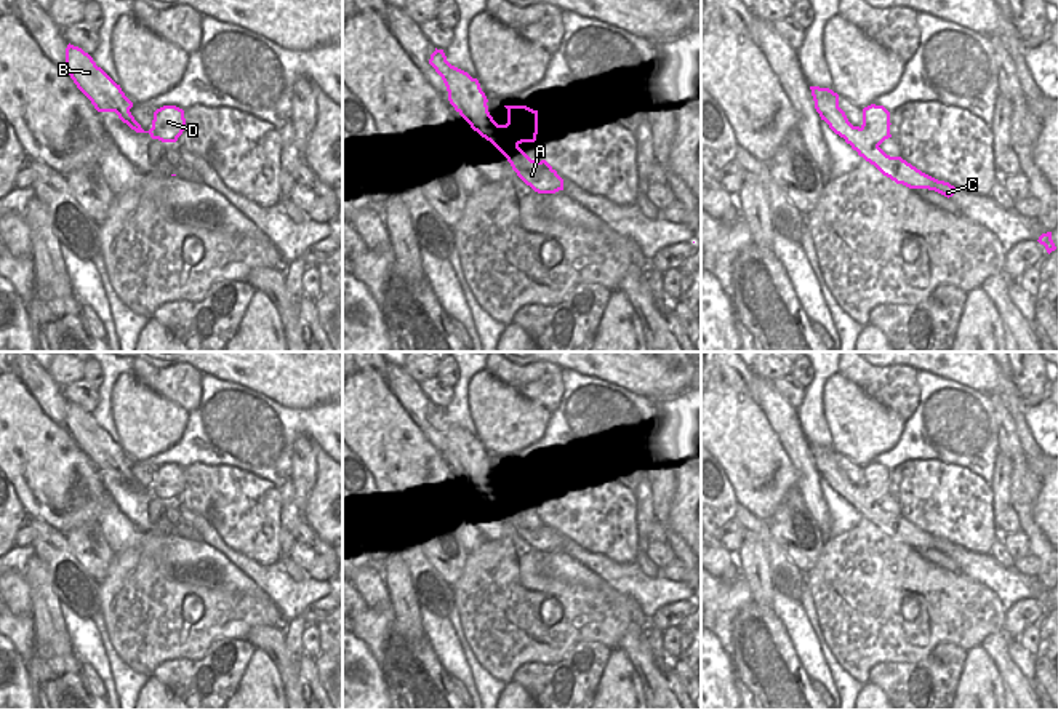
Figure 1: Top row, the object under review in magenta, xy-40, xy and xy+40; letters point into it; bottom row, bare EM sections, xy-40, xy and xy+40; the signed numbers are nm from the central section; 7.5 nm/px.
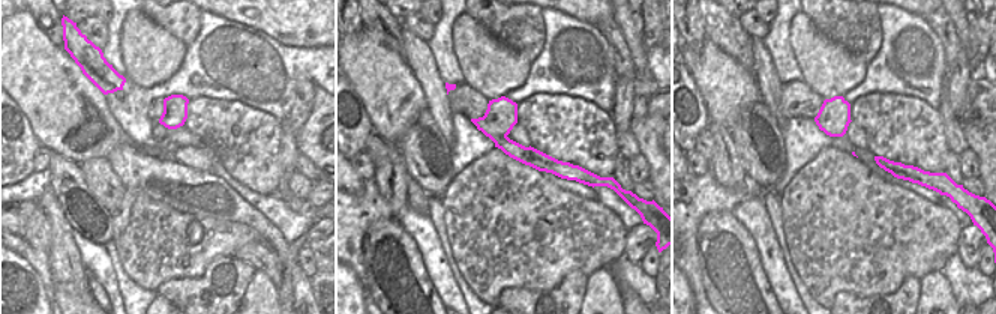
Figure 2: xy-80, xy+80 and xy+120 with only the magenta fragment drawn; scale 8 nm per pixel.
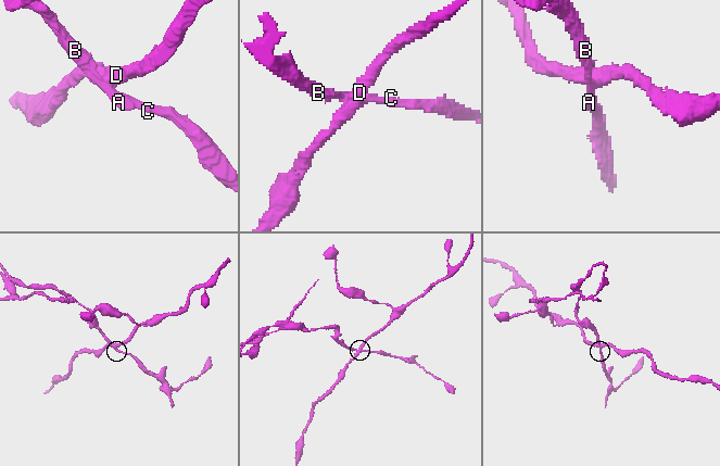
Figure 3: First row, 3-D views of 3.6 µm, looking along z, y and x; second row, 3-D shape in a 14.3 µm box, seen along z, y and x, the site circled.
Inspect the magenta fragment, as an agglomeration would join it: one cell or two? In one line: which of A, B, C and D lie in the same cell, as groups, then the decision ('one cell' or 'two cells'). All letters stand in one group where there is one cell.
groups A B C / D; two cells

